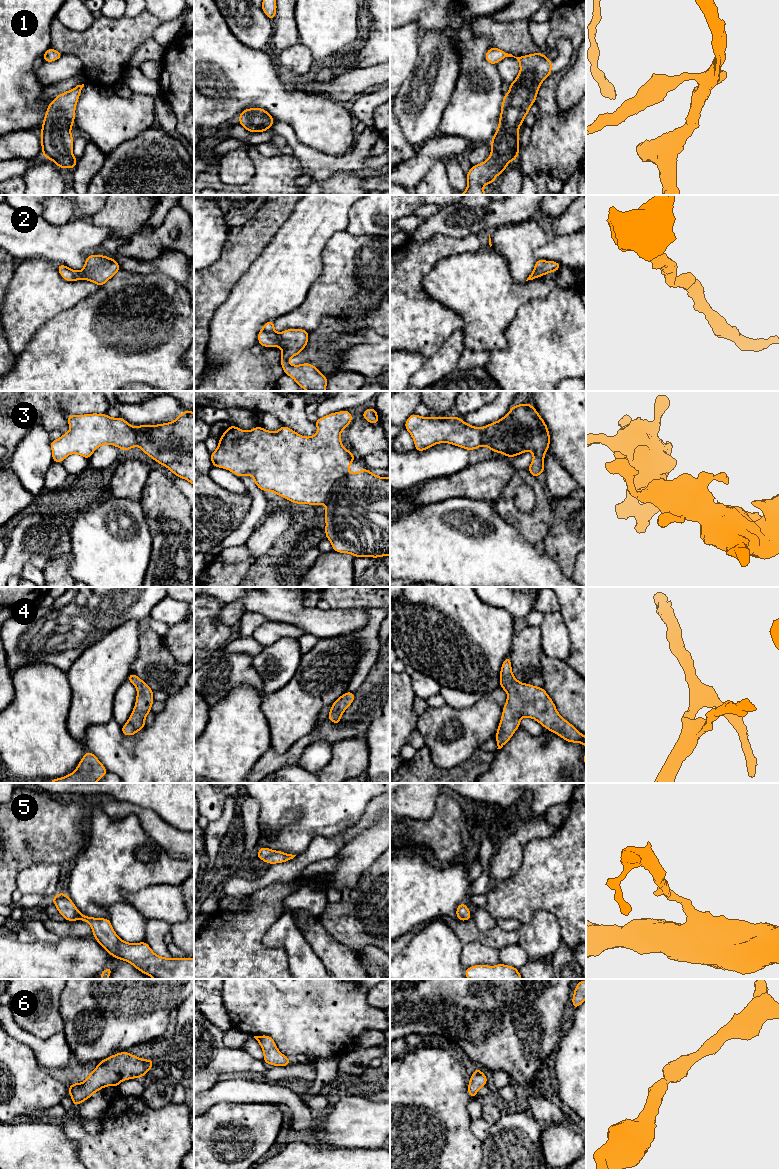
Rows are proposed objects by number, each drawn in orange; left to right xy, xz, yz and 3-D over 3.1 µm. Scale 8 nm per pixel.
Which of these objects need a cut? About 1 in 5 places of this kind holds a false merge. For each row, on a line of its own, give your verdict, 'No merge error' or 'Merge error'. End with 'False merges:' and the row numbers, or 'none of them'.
1: No merge error
2: No merge error
3: No merge error
4: No merge error
5: No merge error
6: No merge error
False merges: none of them

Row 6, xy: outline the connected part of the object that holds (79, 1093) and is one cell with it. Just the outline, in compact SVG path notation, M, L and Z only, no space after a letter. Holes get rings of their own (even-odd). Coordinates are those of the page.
M126 1051L117 1053L100 1061L83 1083L74 1081L67 1091L76 1107L106 1086L117 1087L124 1080L142 1078L153 1064L153 1059L140 1059Z

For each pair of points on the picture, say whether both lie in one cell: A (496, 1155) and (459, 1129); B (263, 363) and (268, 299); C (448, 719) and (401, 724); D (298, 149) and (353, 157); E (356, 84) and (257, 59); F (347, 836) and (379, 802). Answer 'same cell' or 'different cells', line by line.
A: different cells
B: same cell
C: different cells
D: same cell
E: different cells
F: same cell

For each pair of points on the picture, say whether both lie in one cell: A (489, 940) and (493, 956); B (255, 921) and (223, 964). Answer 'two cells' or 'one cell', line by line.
A: two cells
B: one cell

